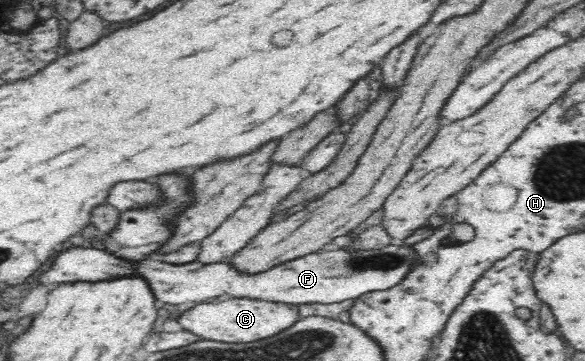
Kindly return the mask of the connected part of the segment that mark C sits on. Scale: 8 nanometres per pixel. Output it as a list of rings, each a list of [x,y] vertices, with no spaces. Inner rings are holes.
[[[223,297],[221,300],[204,301],[192,306],[184,312],[184,318],[178,322],[184,330],[190,330],[206,340],[216,342],[258,342],[264,338],[272,338],[276,334],[292,328],[301,319],[297,304],[269,301],[268,299]]]

